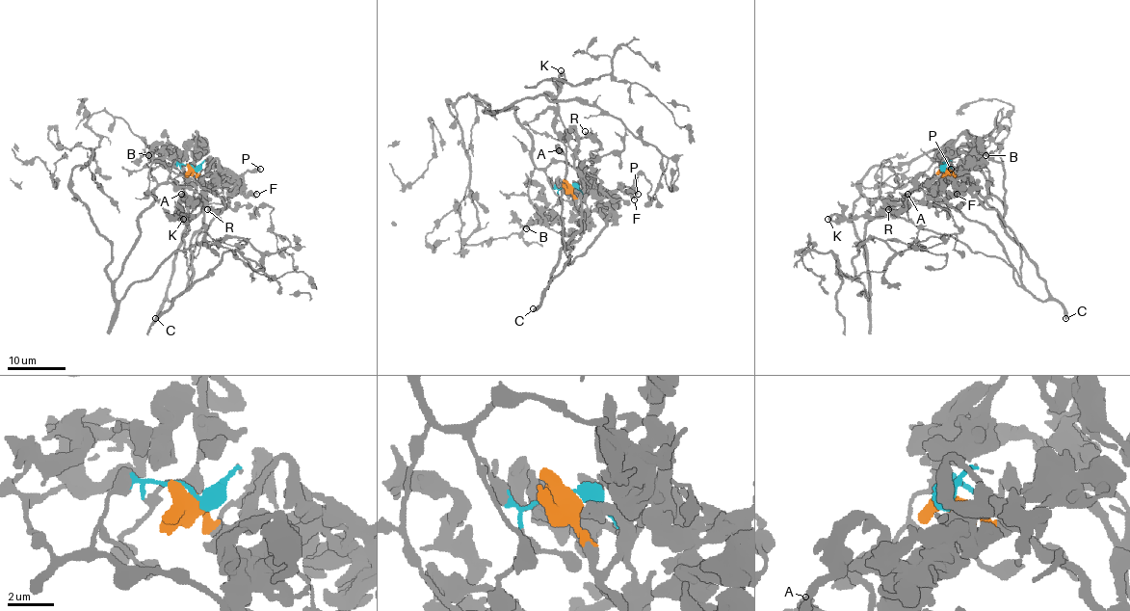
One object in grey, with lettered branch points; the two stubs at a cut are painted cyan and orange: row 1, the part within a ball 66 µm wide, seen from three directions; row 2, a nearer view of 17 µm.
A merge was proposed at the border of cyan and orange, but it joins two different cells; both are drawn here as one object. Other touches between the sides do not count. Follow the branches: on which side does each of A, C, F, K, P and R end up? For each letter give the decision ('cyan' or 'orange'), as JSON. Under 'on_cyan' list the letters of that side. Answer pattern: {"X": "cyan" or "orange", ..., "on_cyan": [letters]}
{"A": "orange", "C": "orange", "F": "orange", "K": "orange", "P": "orange", "R": "orange", "on_cyan": []}

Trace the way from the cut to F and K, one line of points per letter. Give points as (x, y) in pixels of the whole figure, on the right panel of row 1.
F: (942, 167), (961, 175), (951, 172), (951, 177), (951, 174), (942, 178), (942, 187), (957, 195)
K: (942, 167), (961, 175), (951, 172), (939, 196), (985, 225), (1010, 265), (896, 215), (828, 220)

